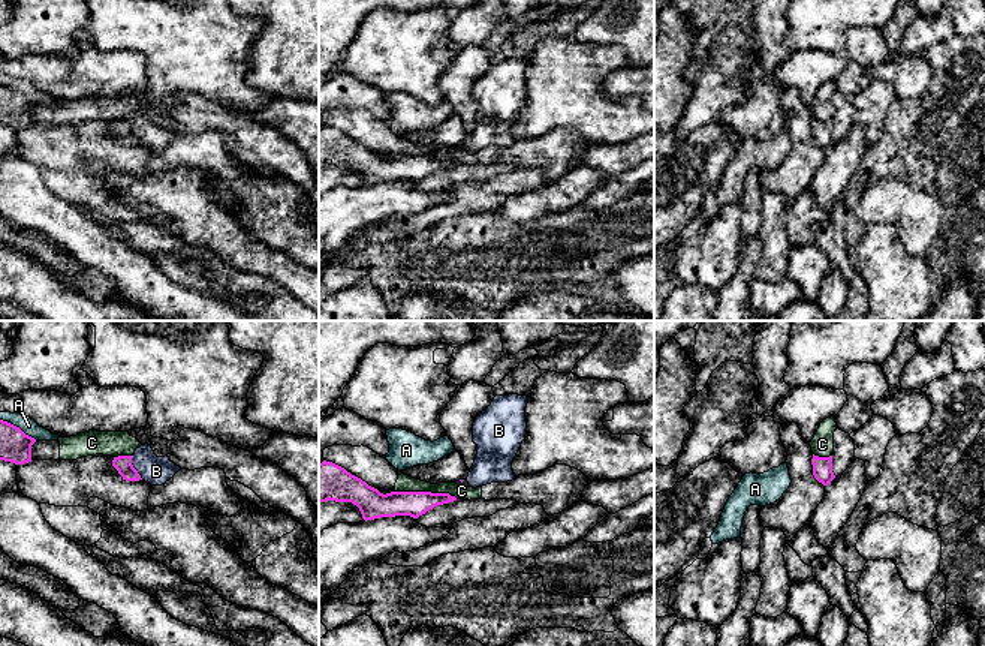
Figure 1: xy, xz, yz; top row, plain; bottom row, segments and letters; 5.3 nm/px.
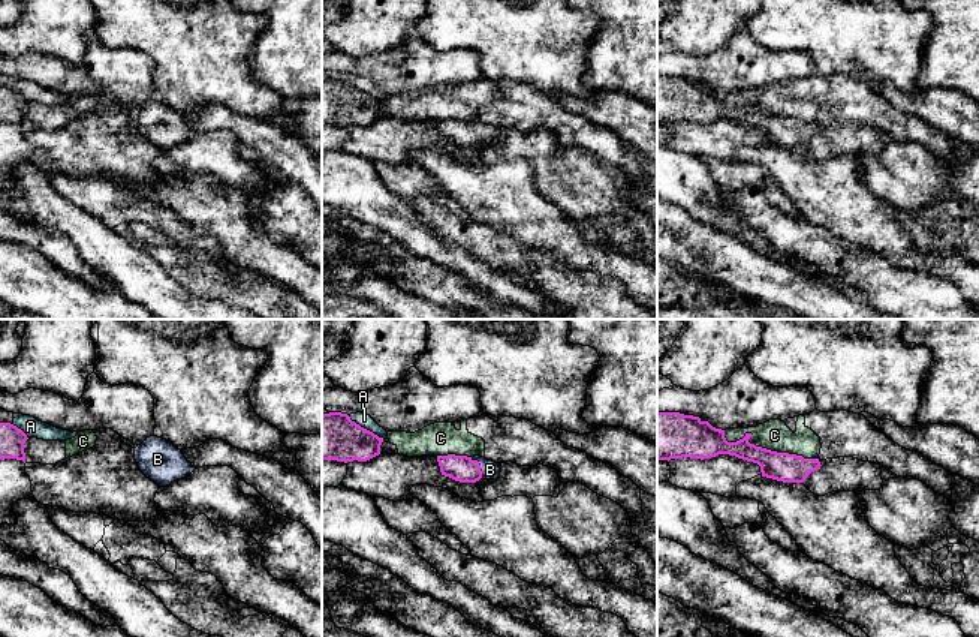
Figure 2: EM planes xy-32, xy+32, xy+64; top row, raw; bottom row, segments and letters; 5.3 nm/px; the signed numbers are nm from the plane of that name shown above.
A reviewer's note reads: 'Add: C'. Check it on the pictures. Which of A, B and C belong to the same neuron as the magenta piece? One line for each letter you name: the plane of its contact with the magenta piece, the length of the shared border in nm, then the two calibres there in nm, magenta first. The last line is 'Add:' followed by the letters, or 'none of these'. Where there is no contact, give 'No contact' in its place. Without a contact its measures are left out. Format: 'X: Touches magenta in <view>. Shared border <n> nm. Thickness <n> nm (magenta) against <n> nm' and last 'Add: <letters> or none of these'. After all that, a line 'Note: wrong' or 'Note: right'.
B: Touches magenta in xy. Shared border 140 nm. Thickness 100 nm (magenta) against 160 nm
Add: B
Note: wrong

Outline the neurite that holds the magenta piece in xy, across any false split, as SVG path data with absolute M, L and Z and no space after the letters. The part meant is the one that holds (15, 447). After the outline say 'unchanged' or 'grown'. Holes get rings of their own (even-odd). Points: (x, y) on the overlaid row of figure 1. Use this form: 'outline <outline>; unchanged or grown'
outline M0 420L0 460L15 465L31 462L31 445L34 438L25 435L19 427Z; unchanged

